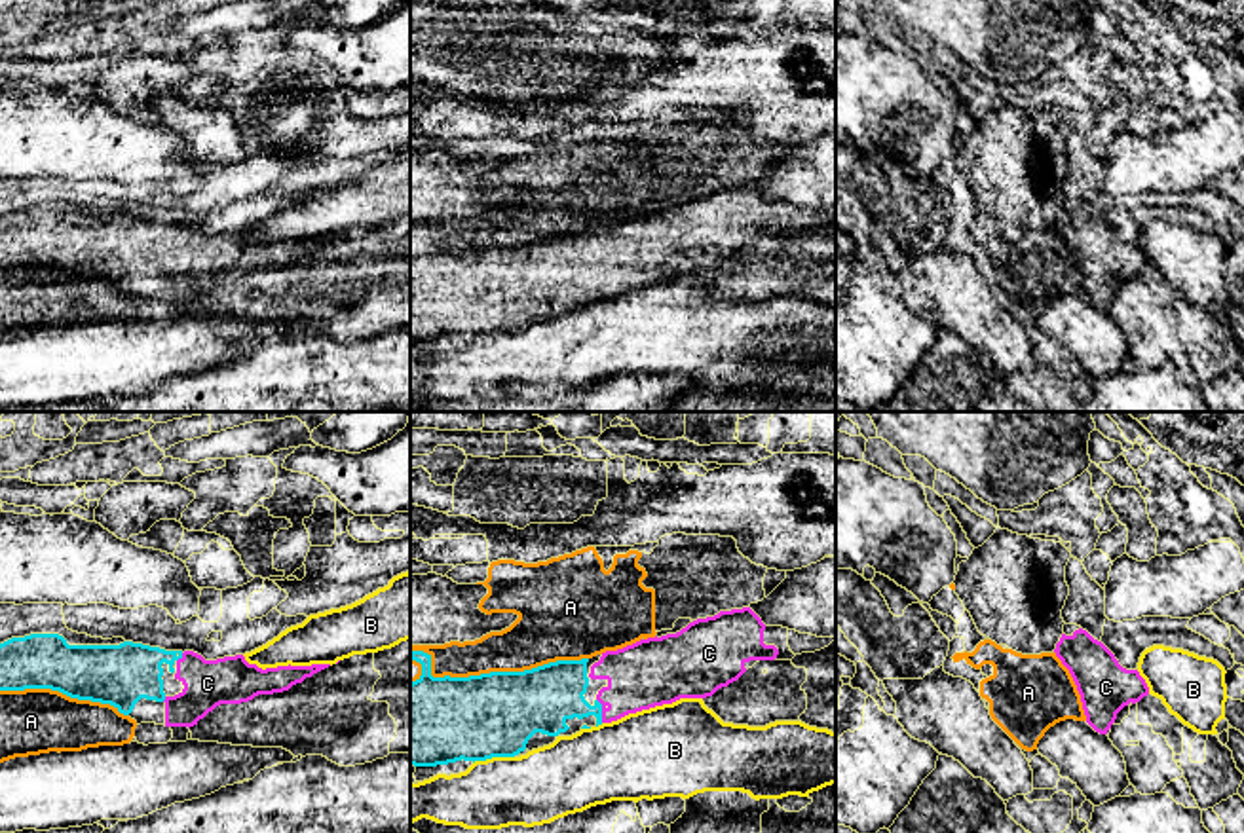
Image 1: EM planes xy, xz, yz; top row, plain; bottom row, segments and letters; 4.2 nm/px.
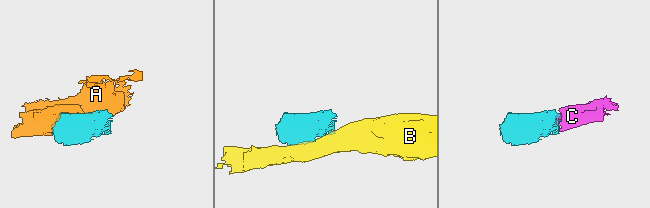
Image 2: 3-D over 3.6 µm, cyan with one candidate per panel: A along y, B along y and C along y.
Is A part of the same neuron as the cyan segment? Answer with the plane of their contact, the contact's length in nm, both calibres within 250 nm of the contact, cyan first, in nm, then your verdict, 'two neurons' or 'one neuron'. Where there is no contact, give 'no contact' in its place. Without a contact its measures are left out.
contact in xz; length 750 nm; calibres 360 and 240 nm; two neurons

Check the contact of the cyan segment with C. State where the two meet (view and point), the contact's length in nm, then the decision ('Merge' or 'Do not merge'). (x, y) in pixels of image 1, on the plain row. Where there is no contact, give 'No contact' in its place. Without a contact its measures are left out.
Touches cyan at xz (601, 285). Shared border 110 nm. Merge

